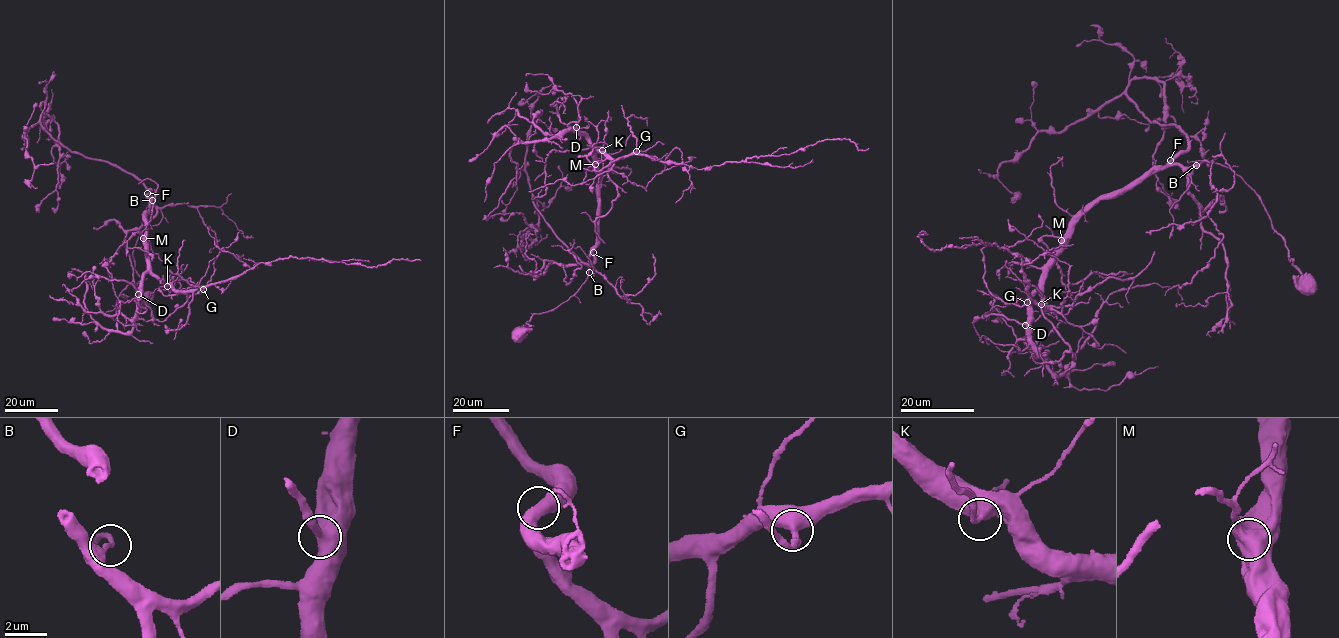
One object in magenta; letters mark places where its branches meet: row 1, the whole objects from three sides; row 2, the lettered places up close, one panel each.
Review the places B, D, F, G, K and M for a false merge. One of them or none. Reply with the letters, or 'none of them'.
none of them

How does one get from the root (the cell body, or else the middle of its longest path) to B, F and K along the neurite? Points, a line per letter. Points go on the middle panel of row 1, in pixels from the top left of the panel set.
B: (519, 336), (516, 332), (528, 326), (526, 322), (533, 315), (553, 309), (575, 294), (588, 272)
F: (519, 336), (516, 332), (528, 326), (533, 315), (556, 307), (577, 291), (587, 278), (593, 252)
K: (519, 336), (533, 315), (558, 306), (587, 278), (599, 228), (592, 148), (602, 150)

